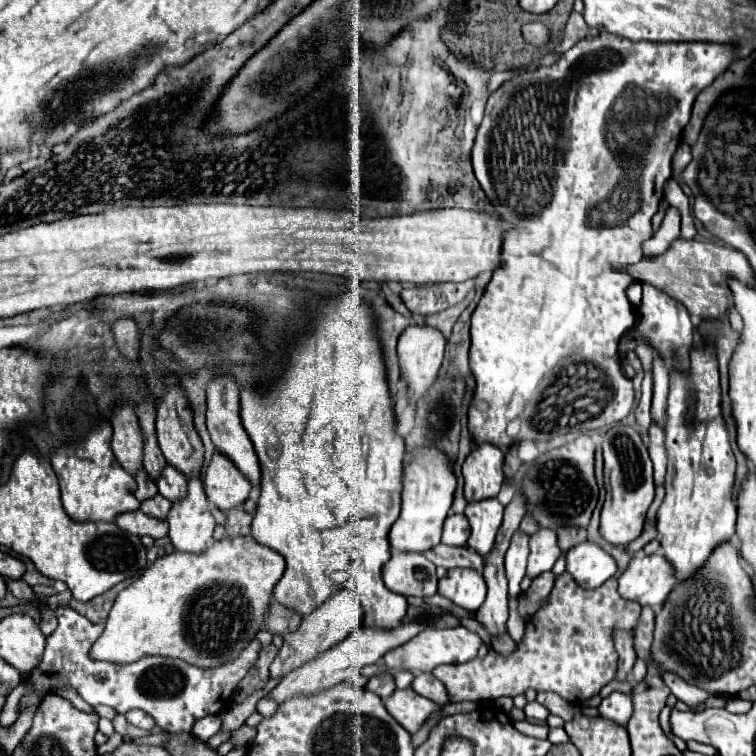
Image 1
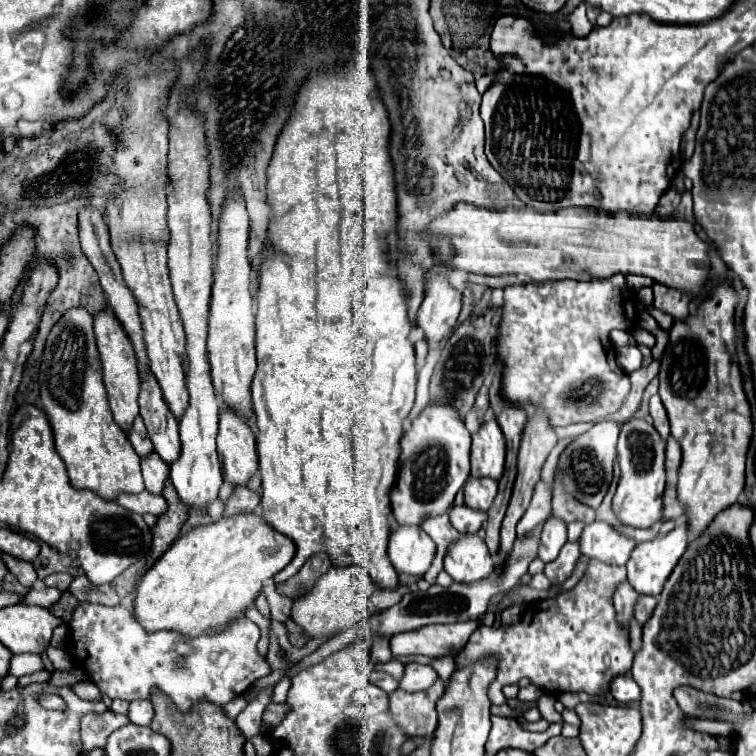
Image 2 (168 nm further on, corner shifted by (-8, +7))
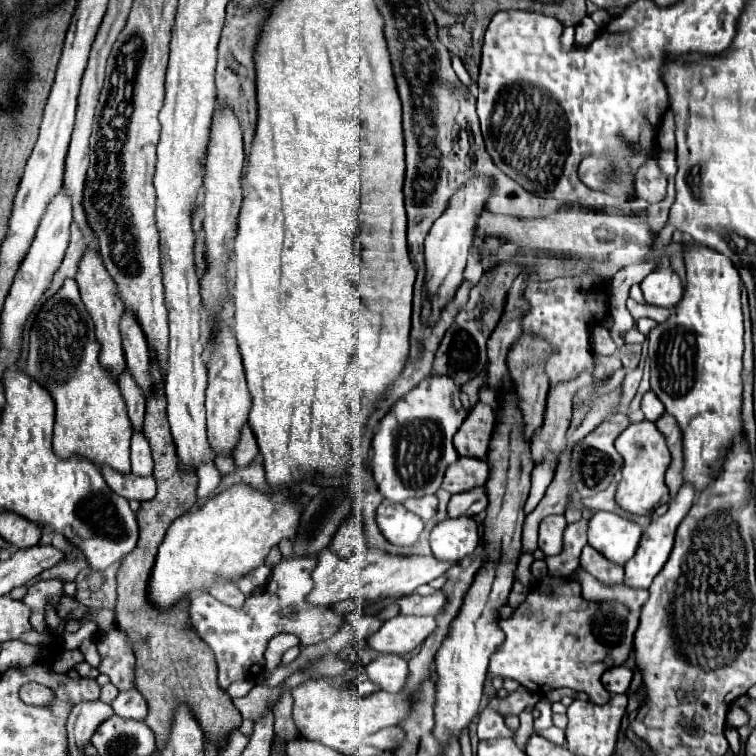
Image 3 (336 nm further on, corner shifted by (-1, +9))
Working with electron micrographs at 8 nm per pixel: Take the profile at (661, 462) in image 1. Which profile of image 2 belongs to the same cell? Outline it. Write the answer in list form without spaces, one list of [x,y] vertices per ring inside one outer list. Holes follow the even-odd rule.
[[[652,396],[650,398],[650,416],[654,418],[654,428],[666,440],[670,436],[670,426],[668,426],[668,416],[666,416],[666,410],[662,408],[660,396]]]

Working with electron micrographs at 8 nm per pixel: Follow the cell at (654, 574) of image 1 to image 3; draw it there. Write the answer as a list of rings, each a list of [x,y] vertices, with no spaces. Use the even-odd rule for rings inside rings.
[[[681,486],[679,494],[671,500],[669,504],[669,510],[665,516],[661,516],[659,520],[651,522],[645,530],[643,530],[643,536],[641,536],[641,542],[639,542],[639,548],[635,552],[635,556],[627,562],[625,566],[625,584],[629,588],[643,588],[647,590],[653,582],[653,578],[661,572],[661,568],[665,566],[671,550],[673,550],[673,544],[675,544],[675,532],[681,524],[681,520],[687,516],[687,512],[691,510],[693,506],[693,498],[695,498],[695,490],[691,490],[691,486]]]

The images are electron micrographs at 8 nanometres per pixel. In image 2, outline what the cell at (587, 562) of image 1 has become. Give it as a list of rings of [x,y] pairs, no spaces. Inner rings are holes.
[[[594,520],[592,524],[588,524],[580,536],[582,554],[614,566],[624,566],[634,546],[634,538],[624,536],[622,532],[618,532],[616,528],[602,520]]]

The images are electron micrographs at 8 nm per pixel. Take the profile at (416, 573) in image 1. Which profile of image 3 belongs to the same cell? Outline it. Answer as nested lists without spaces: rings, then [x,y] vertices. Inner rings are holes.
[[[387,500],[377,508],[377,524],[381,534],[397,548],[413,548],[423,532],[421,518],[415,518],[409,510]]]

